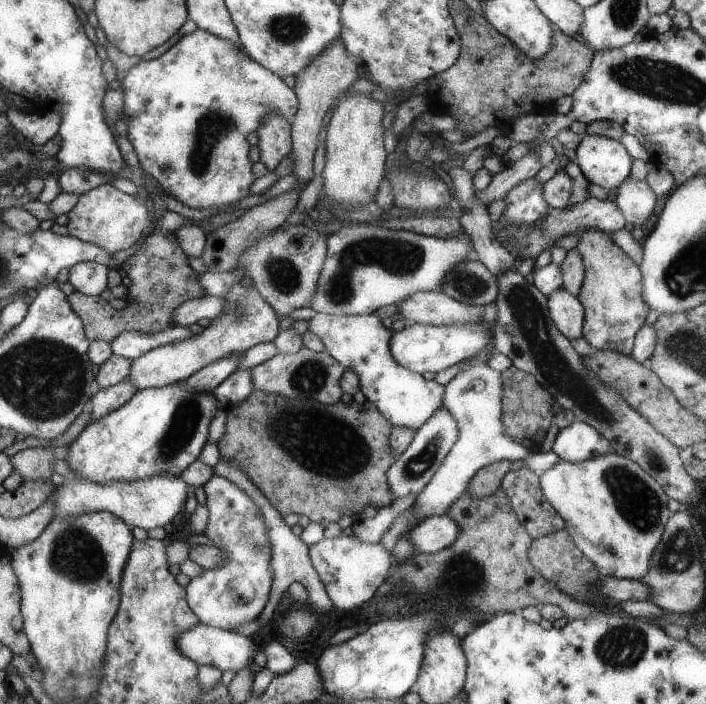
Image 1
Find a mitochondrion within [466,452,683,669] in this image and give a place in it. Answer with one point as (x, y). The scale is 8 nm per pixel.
(639, 506)

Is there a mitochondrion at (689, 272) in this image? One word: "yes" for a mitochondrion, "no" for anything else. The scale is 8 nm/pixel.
yes

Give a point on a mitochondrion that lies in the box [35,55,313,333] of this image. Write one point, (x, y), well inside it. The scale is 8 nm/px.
(213, 126)

